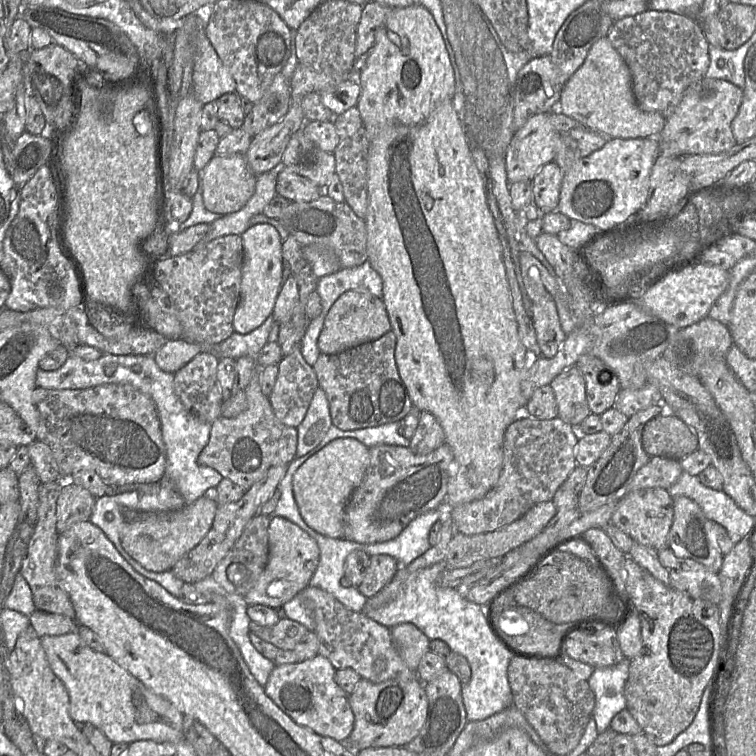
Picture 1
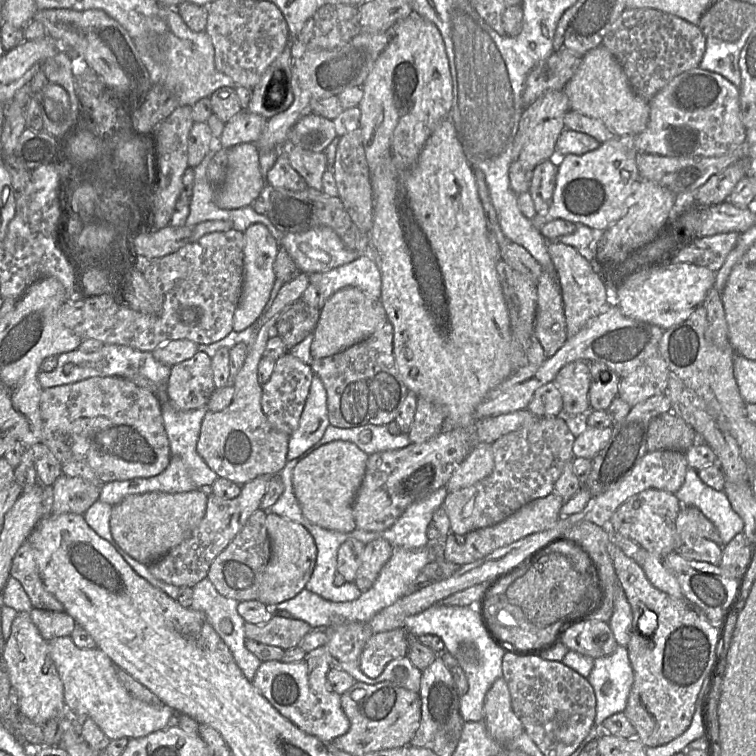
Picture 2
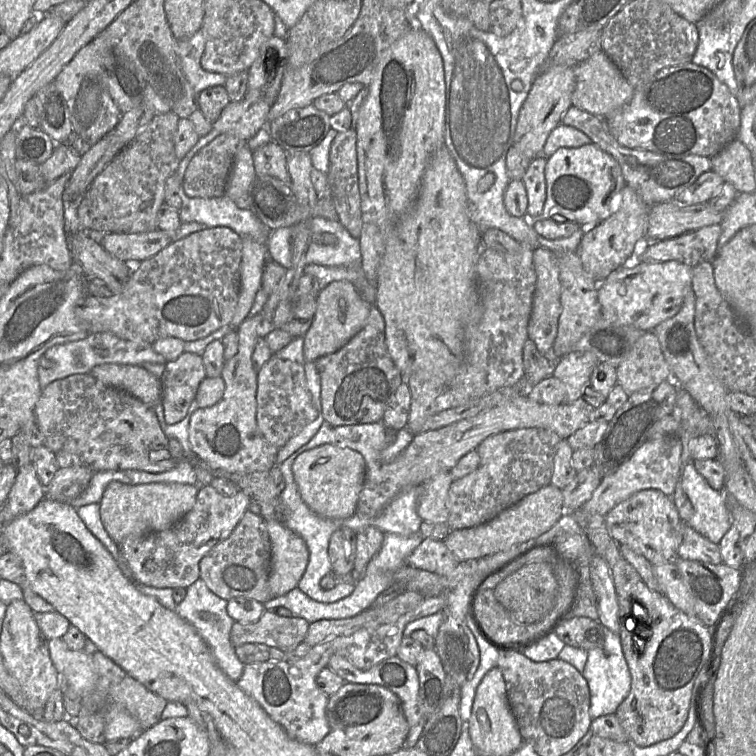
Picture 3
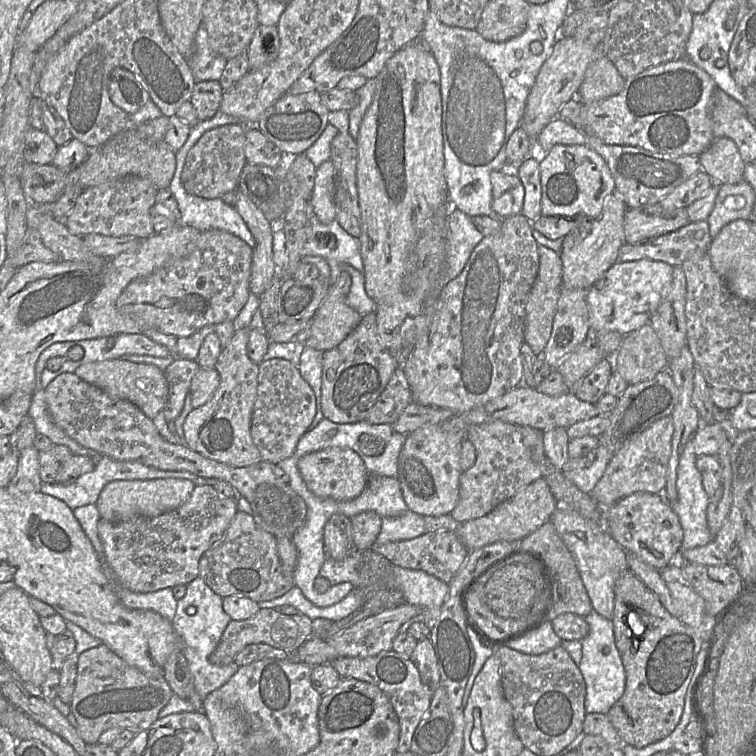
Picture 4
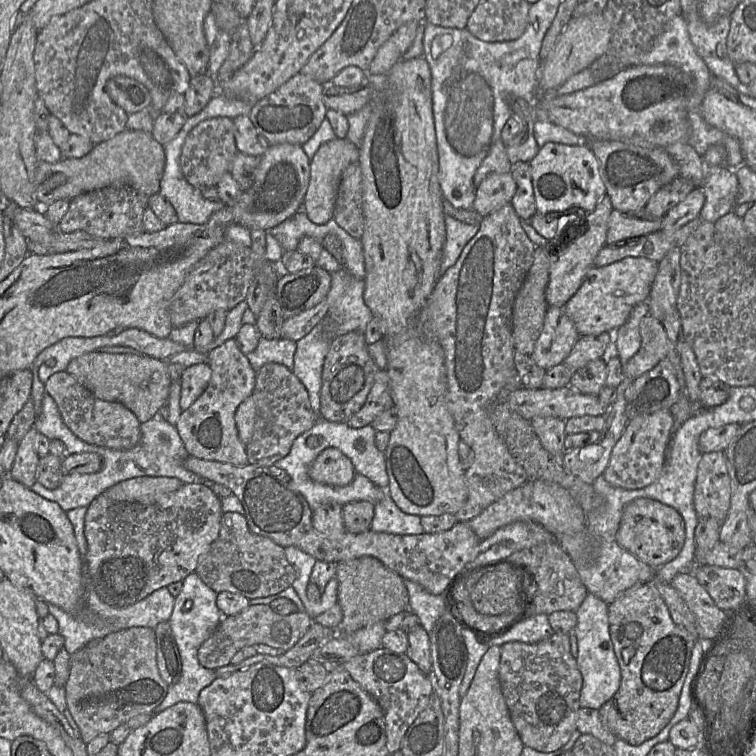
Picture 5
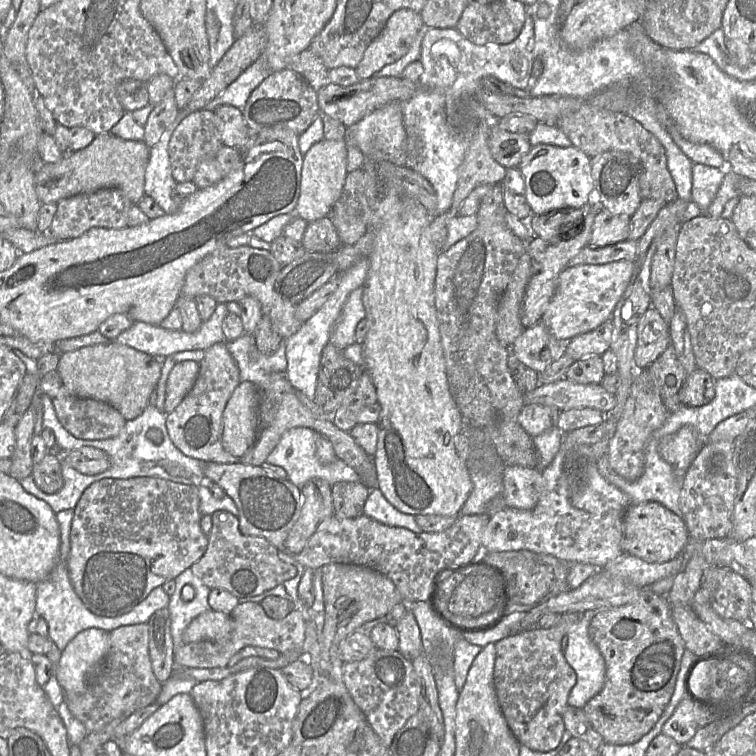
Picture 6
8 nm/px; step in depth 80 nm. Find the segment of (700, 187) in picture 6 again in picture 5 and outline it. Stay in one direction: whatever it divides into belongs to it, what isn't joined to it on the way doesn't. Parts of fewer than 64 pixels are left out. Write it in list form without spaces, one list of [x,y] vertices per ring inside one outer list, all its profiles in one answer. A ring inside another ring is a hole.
[[[705,166],[701,187],[705,202],[700,219],[715,223],[719,218],[733,211],[737,205],[738,179],[733,169],[725,166]]]

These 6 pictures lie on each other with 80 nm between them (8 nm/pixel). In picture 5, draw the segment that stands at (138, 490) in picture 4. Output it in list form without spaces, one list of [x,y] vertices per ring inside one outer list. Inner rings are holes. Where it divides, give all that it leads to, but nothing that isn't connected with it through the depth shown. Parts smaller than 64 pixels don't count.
[[[141,476],[121,481],[103,494],[113,501],[152,504],[183,485],[184,483],[176,478]]]

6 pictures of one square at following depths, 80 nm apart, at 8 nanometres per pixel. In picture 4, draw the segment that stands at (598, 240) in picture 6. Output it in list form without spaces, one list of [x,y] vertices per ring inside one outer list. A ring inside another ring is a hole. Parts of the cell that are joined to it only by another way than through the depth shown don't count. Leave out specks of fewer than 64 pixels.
[[[658,203],[628,208],[624,217],[626,242],[635,244],[676,231],[690,223],[686,208],[667,210]]]

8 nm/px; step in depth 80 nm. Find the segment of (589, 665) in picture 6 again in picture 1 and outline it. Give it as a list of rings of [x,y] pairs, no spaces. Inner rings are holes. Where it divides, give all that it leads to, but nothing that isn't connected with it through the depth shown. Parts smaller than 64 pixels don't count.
[[[624,658],[614,666],[596,668],[587,681],[595,696],[592,717],[598,734],[610,729],[613,717],[627,707],[624,687],[629,665],[630,661]]]

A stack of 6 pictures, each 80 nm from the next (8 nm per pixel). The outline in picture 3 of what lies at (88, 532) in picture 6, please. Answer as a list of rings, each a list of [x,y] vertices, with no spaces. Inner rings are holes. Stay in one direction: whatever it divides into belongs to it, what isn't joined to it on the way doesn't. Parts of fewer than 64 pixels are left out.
[[[209,485],[201,487],[193,508],[172,527],[143,536],[129,536],[118,544],[133,581],[154,588],[187,589],[200,578],[201,559],[230,536],[251,502],[251,497],[241,490],[228,497],[220,495]]]

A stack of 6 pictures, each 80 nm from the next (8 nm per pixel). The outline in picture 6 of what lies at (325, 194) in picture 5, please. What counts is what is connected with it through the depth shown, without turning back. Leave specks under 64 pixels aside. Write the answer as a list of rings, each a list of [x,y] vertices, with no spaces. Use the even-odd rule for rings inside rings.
[[[323,139],[303,156],[300,195],[294,211],[307,222],[331,215],[336,201],[341,196],[346,176],[350,172],[347,167],[347,155],[347,142],[344,139]]]

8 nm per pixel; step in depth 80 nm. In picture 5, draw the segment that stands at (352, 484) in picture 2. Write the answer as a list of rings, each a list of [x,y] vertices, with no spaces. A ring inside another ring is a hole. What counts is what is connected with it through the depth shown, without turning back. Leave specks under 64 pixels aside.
[[[328,447],[312,462],[308,474],[315,482],[341,487],[349,485],[357,472],[349,457],[337,448]]]

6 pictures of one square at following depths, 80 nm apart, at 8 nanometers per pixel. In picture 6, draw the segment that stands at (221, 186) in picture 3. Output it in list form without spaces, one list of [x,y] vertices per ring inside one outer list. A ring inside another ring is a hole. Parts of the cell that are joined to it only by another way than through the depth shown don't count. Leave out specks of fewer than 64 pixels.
[[[206,109],[190,113],[173,129],[169,141],[168,152],[172,176],[177,182],[191,182],[198,164],[204,158],[215,158],[222,145],[215,113]]]

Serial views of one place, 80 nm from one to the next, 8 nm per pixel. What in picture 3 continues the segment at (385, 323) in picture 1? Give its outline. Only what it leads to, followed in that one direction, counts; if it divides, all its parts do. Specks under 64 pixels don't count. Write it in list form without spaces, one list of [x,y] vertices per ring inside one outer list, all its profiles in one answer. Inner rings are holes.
[[[334,281],[322,288],[317,296],[317,310],[313,322],[303,337],[306,361],[316,362],[322,356],[332,354],[346,345],[363,329],[372,304],[364,300],[349,281]]]

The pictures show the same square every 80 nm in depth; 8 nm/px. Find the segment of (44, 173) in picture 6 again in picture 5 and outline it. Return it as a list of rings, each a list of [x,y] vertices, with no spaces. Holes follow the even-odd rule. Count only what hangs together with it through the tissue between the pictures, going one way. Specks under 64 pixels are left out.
[[[124,129],[112,138],[95,144],[90,152],[81,158],[61,158],[55,163],[39,162],[35,171],[35,193],[38,204],[34,209],[44,214],[43,208],[57,200],[71,200],[80,194],[116,184],[128,185],[144,196],[150,197],[159,191],[164,167],[164,148],[151,133]]]

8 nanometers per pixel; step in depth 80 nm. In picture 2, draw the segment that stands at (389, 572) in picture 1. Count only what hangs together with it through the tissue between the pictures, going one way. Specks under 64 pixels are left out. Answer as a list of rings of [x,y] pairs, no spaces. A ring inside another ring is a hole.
[[[377,538],[365,544],[361,563],[353,582],[361,592],[373,586],[392,553],[393,547],[383,538]]]

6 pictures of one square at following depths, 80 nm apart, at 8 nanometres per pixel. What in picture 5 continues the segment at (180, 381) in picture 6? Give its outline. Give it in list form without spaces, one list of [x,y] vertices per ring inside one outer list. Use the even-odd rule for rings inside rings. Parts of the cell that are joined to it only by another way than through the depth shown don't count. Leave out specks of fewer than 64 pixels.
[[[207,363],[186,367],[181,376],[180,408],[190,407],[205,391],[211,379],[211,369]]]

